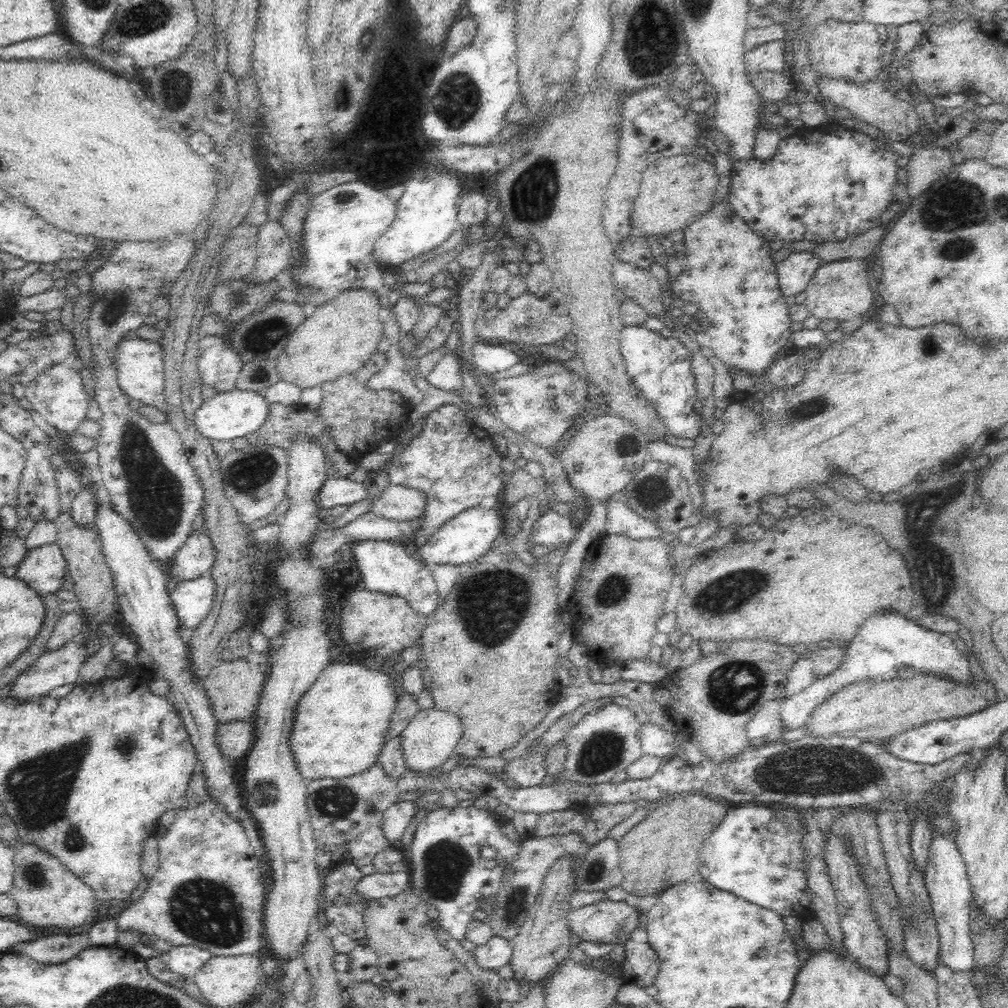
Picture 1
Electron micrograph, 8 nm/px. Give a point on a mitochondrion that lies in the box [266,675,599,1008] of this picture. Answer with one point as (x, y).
(444, 866)

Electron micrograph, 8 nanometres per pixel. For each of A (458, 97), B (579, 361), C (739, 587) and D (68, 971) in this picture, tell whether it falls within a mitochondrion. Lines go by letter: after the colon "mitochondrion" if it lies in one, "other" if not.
A: mitochondrion
B: other
C: mitochondrion
D: other

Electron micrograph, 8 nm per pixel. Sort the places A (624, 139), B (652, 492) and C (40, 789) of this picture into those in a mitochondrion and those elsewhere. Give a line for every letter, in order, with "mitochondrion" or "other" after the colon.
A: other
B: mitochondrion
C: mitochondrion

